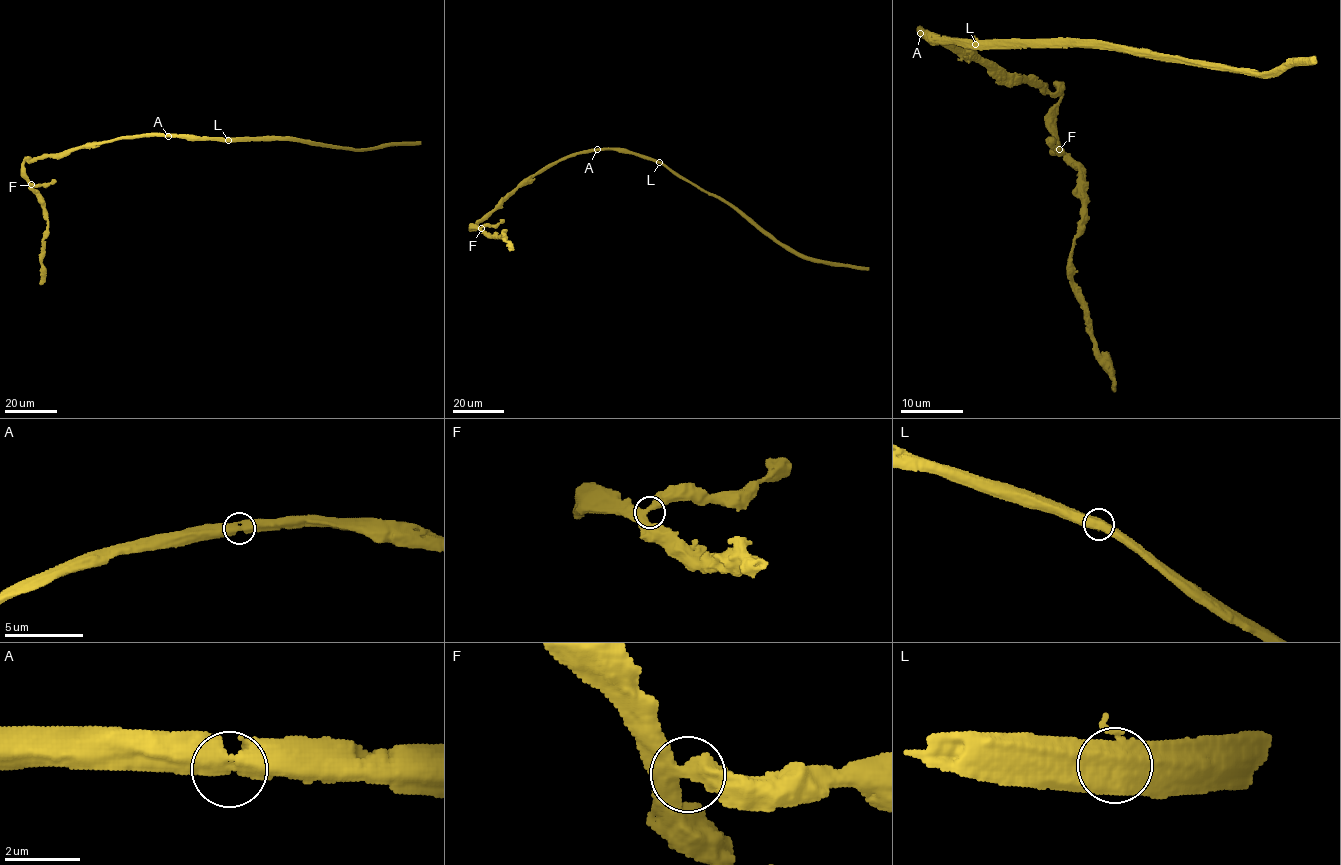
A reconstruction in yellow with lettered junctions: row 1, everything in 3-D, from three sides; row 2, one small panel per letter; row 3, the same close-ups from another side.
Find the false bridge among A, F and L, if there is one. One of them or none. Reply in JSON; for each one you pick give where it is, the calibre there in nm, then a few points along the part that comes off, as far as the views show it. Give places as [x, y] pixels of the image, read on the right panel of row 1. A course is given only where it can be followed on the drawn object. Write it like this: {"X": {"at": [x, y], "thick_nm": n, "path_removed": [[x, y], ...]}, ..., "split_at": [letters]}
{"split_at": []}

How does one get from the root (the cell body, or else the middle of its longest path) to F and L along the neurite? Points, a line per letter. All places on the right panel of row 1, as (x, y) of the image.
F: (921, 33), (1012, 76), (1033, 77), (1053, 94), (1060, 91), (1059, 149)
L: (921, 33), (975, 44)

